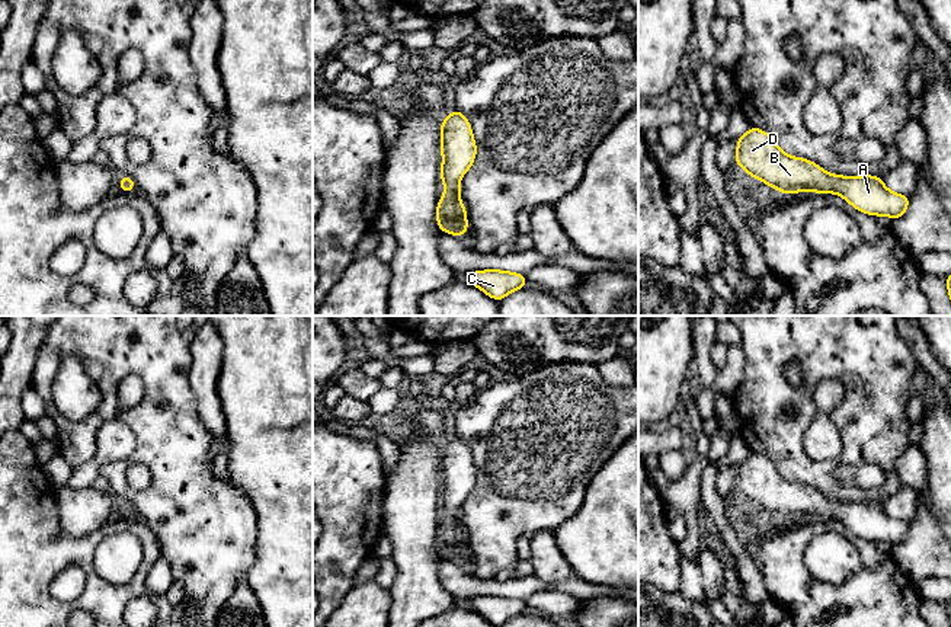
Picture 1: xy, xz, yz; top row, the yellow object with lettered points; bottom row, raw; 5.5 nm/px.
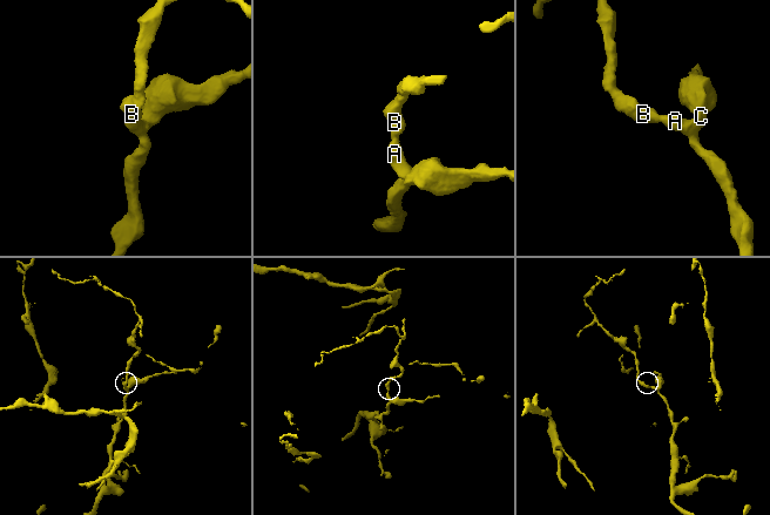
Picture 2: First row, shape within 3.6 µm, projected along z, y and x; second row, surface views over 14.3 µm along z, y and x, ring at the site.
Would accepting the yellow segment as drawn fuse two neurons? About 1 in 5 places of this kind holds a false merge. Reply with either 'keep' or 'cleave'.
keep

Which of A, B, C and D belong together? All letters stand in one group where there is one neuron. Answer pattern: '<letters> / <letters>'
A B C D

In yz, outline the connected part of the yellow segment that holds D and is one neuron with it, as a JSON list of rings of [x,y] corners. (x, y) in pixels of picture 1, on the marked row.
[[[750,127],[736,140],[739,147],[734,163],[750,177],[758,177],[784,195],[804,191],[835,192],[864,214],[886,215],[893,220],[903,217],[910,202],[910,196],[888,191],[875,175],[855,177],[830,175],[810,160],[791,157],[768,132],[756,127]]]

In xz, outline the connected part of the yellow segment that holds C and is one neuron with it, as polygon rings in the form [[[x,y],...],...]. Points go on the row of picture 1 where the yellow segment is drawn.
[[[474,271],[465,276],[471,285],[484,291],[490,298],[500,301],[509,292],[515,292],[519,288],[528,285],[528,279],[522,273],[506,271]]]

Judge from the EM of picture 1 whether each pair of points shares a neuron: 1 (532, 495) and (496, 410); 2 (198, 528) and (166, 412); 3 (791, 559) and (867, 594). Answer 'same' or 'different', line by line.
1: same
2: same
3: same

